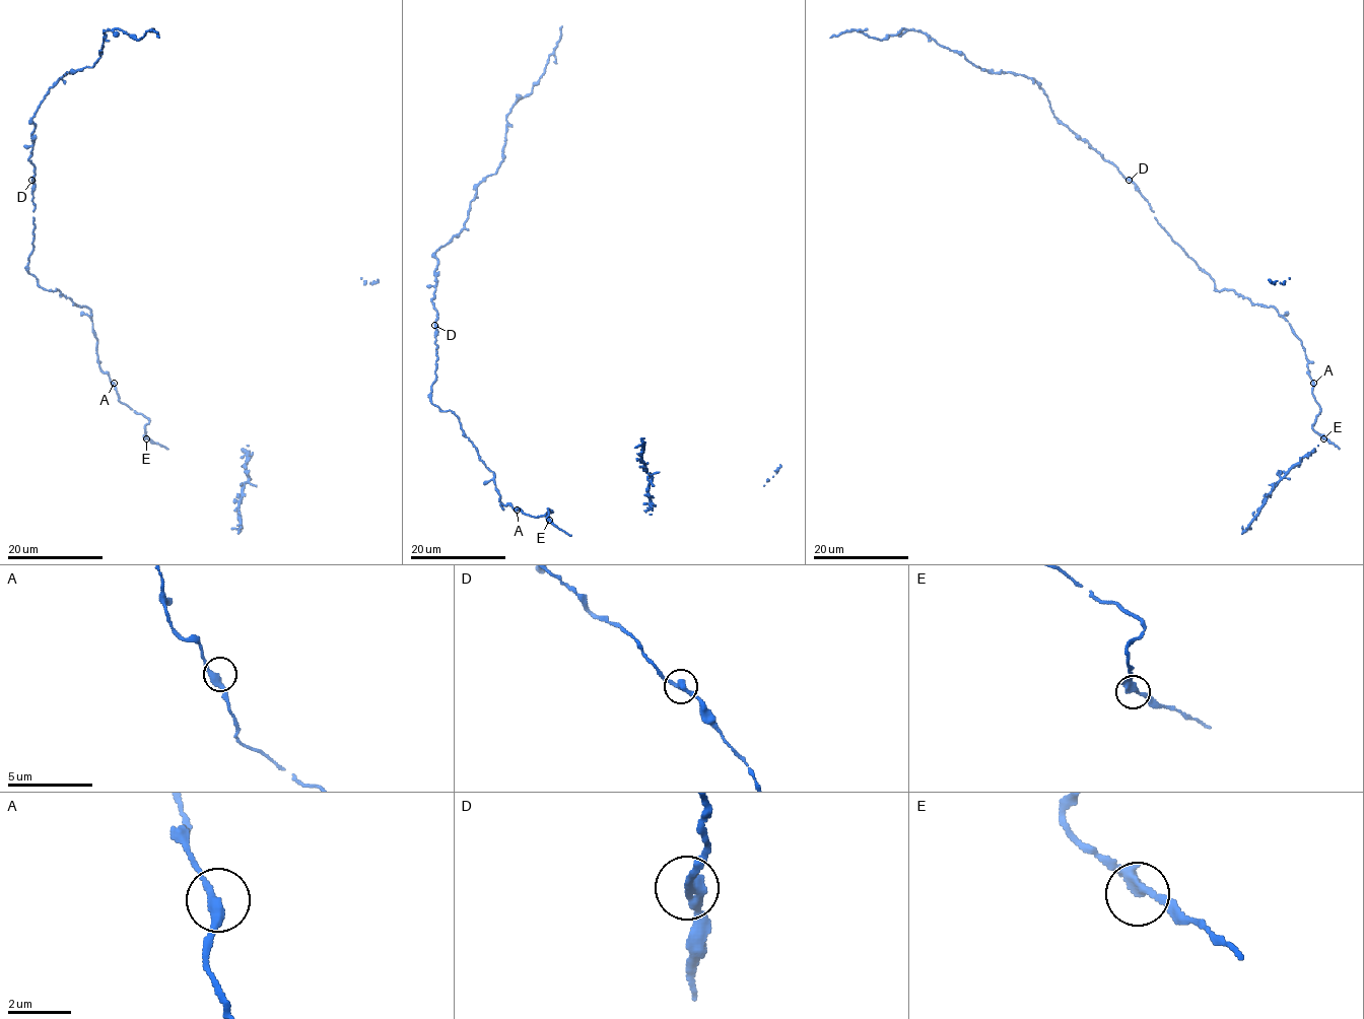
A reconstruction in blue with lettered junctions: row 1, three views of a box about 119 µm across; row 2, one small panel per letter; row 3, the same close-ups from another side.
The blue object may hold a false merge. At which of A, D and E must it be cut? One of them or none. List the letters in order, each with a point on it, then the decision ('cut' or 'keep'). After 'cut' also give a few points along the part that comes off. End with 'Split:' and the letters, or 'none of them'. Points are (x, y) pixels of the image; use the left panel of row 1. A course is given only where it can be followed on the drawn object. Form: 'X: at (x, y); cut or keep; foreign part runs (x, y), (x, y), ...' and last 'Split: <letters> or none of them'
A: at (114, 383); keep
D: at (31, 180); keep
E: at (146, 438); keep
Split: none of them

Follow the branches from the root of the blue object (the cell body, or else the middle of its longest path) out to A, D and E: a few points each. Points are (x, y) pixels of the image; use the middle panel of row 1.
A: (453, 413), (464, 434), (477, 449), (478, 459), (493, 473), (500, 502), (509, 503), (517, 510)
D: (453, 413), (440, 410), (430, 400), (437, 356), (434, 326)
E: (453, 413), (493, 473), (500, 502), (535, 517), (546, 516), (548, 508), (549, 520)

